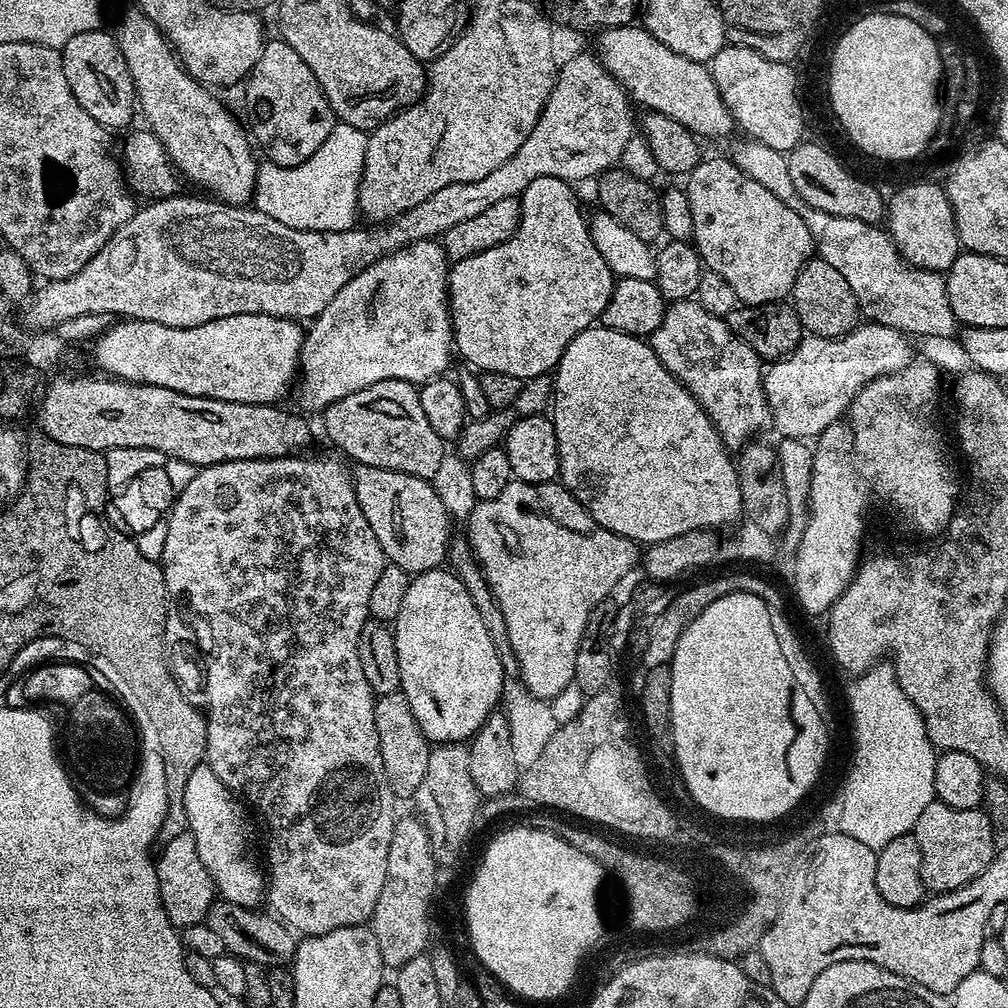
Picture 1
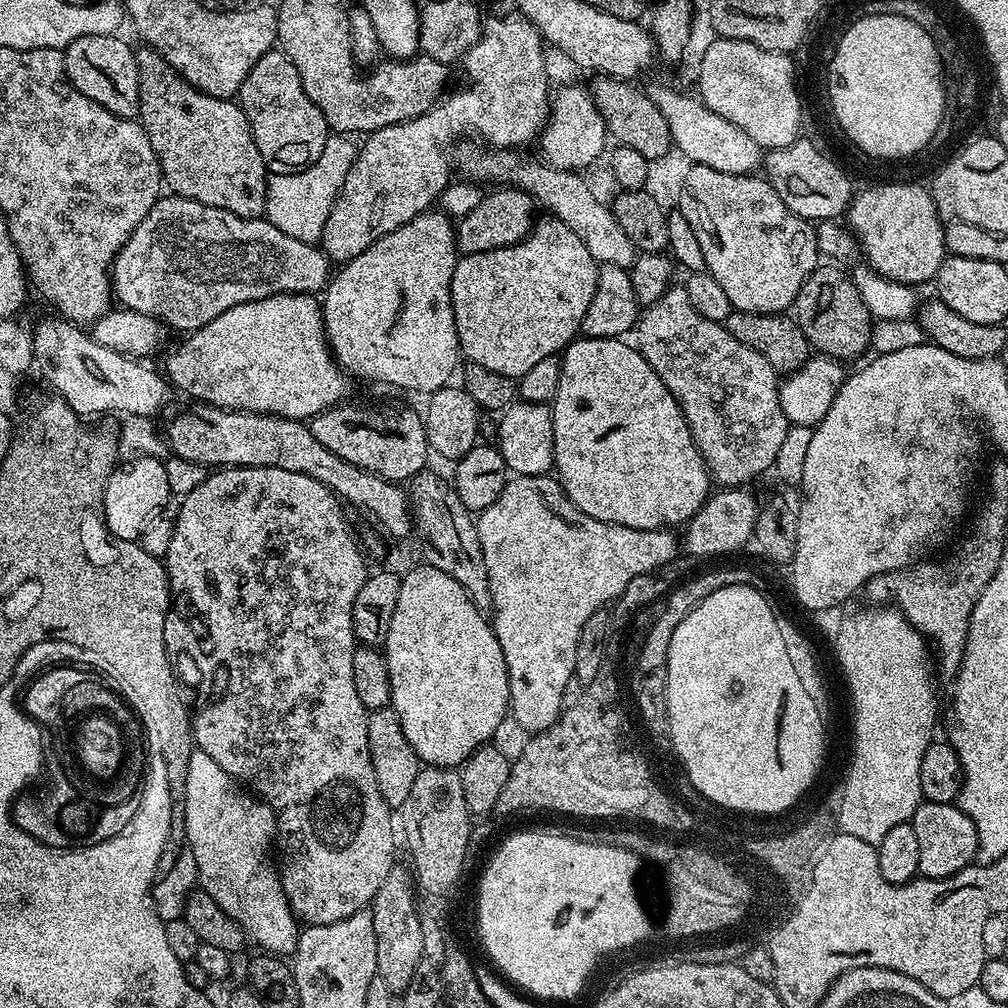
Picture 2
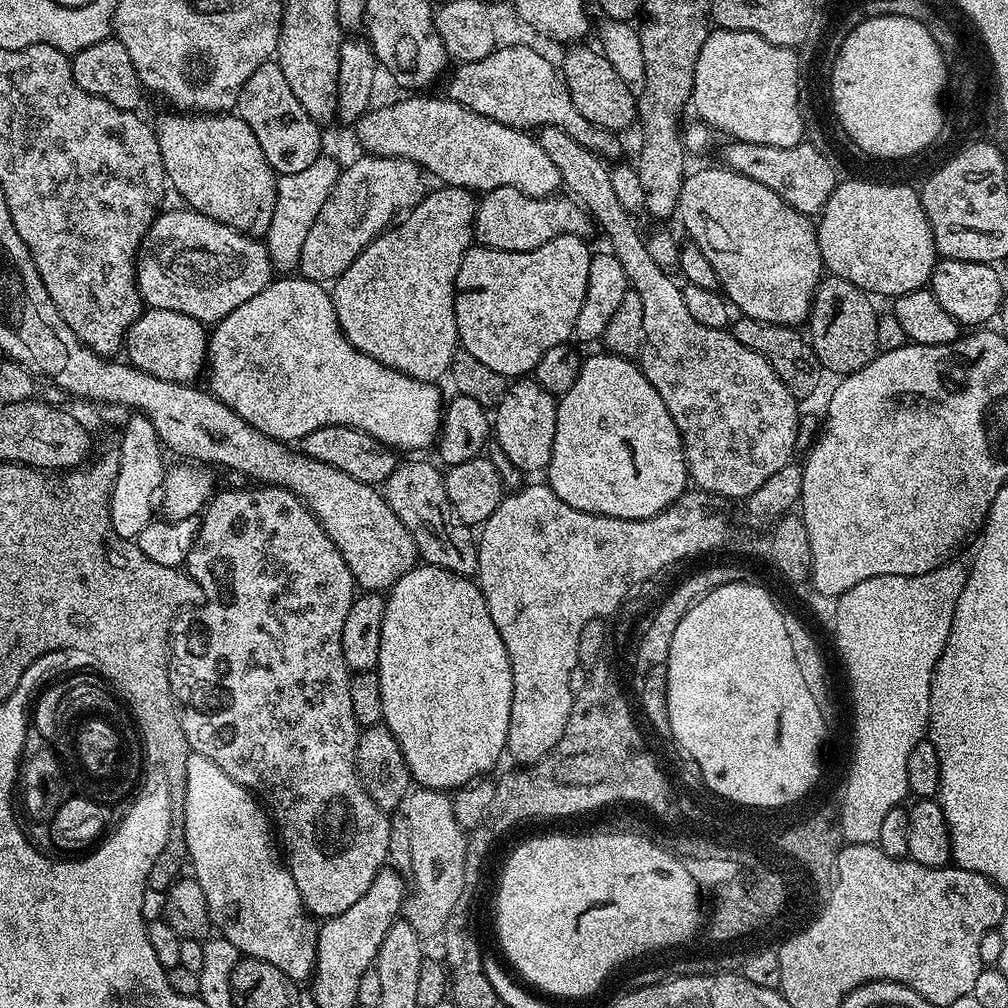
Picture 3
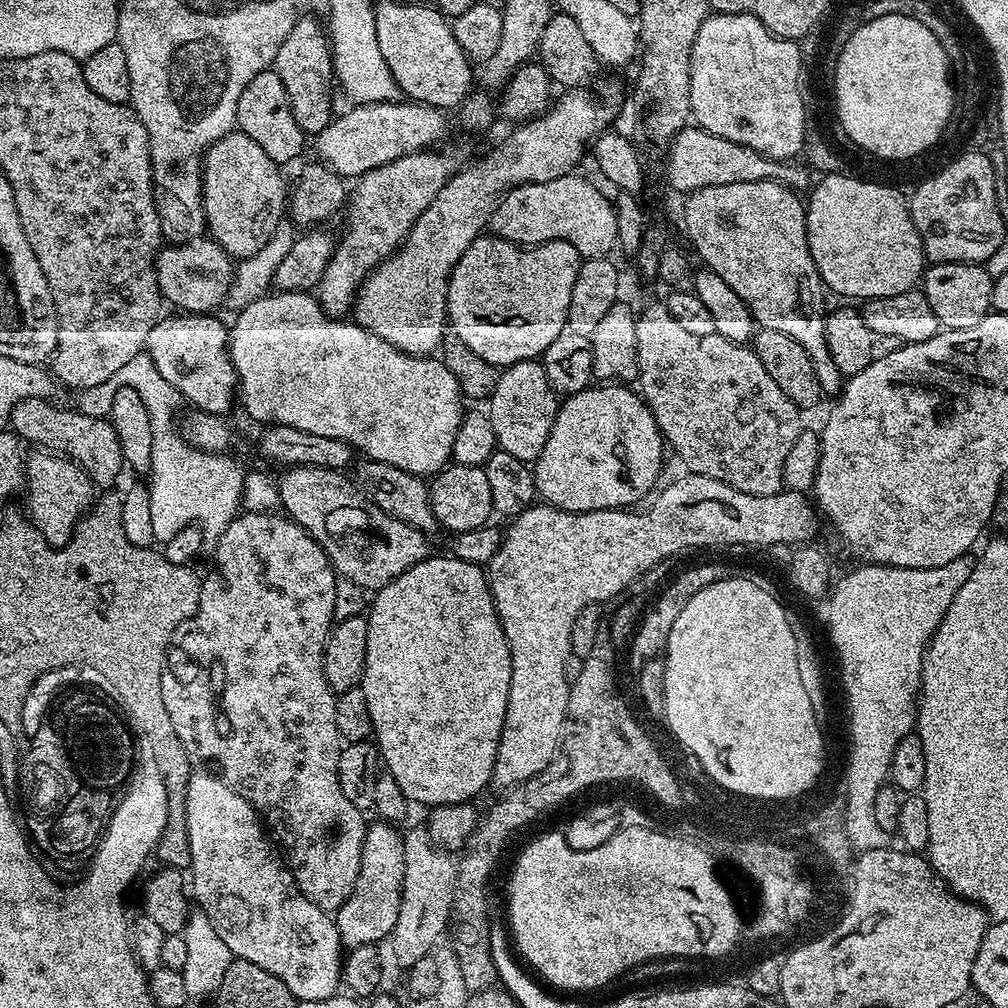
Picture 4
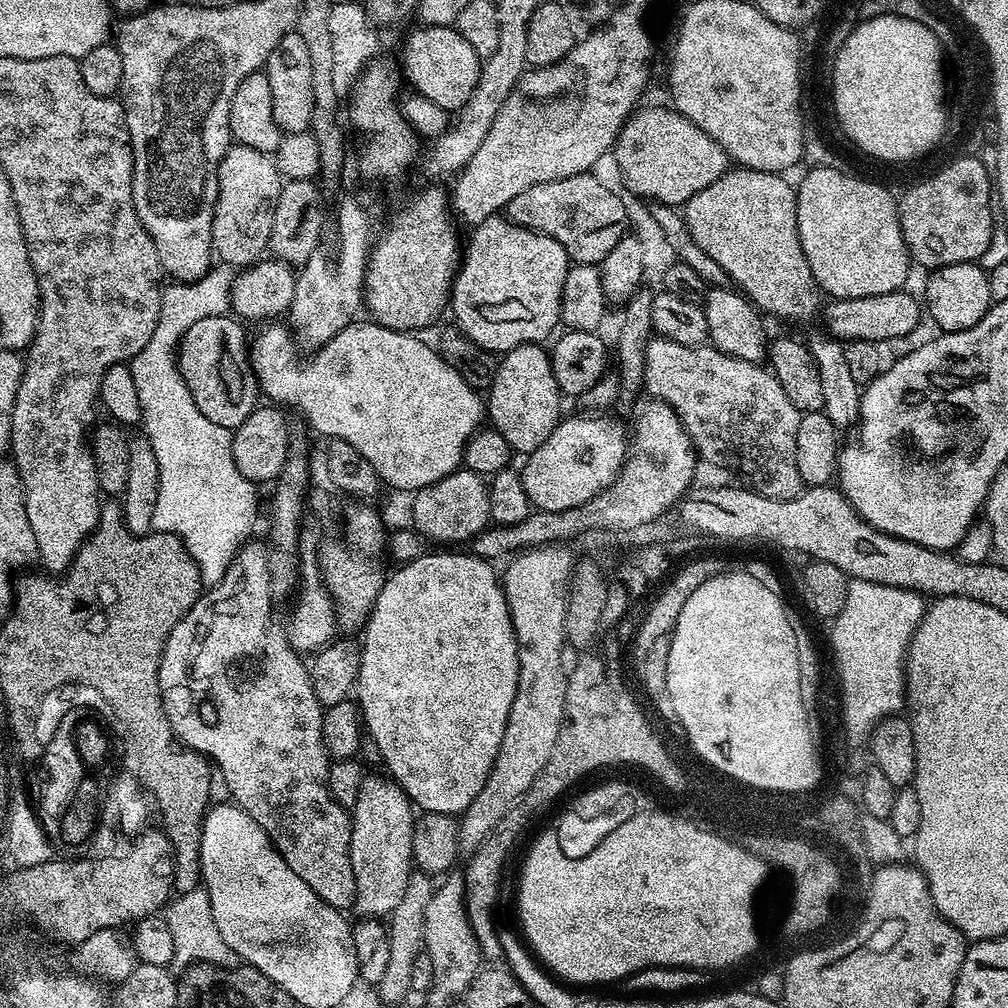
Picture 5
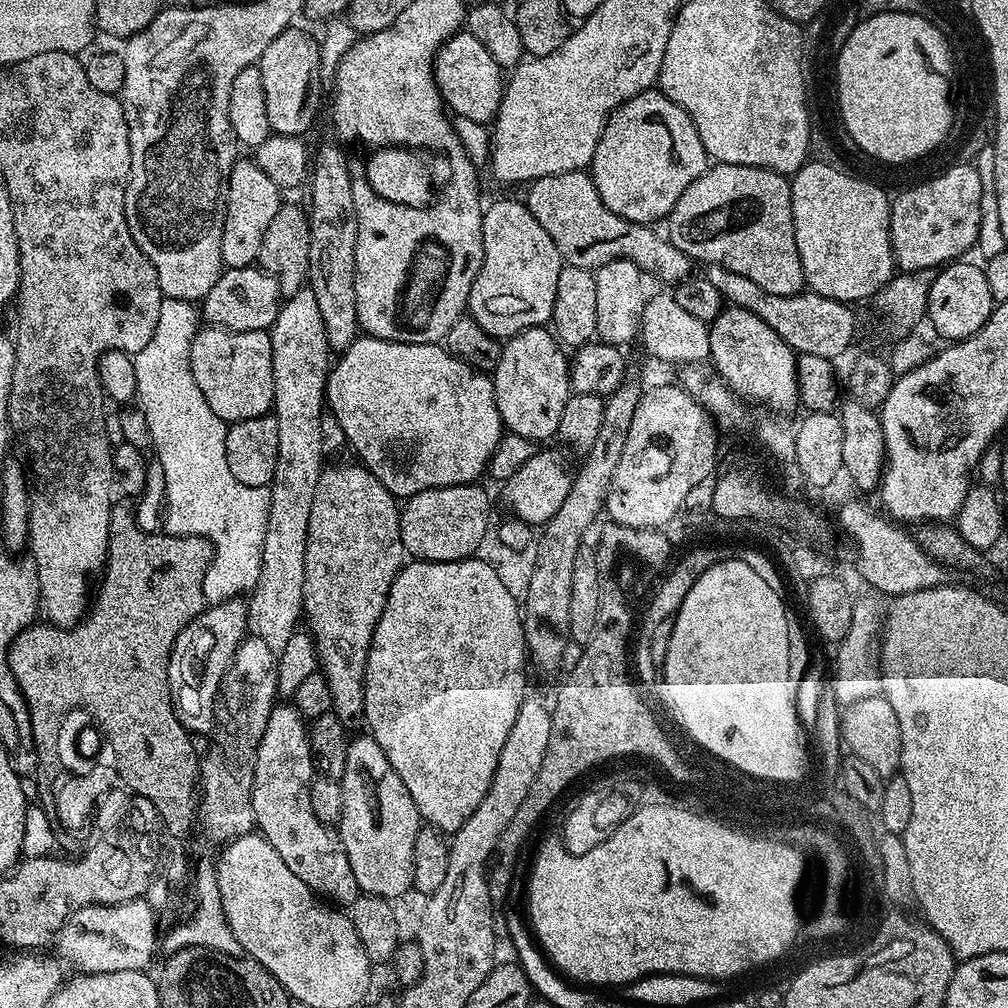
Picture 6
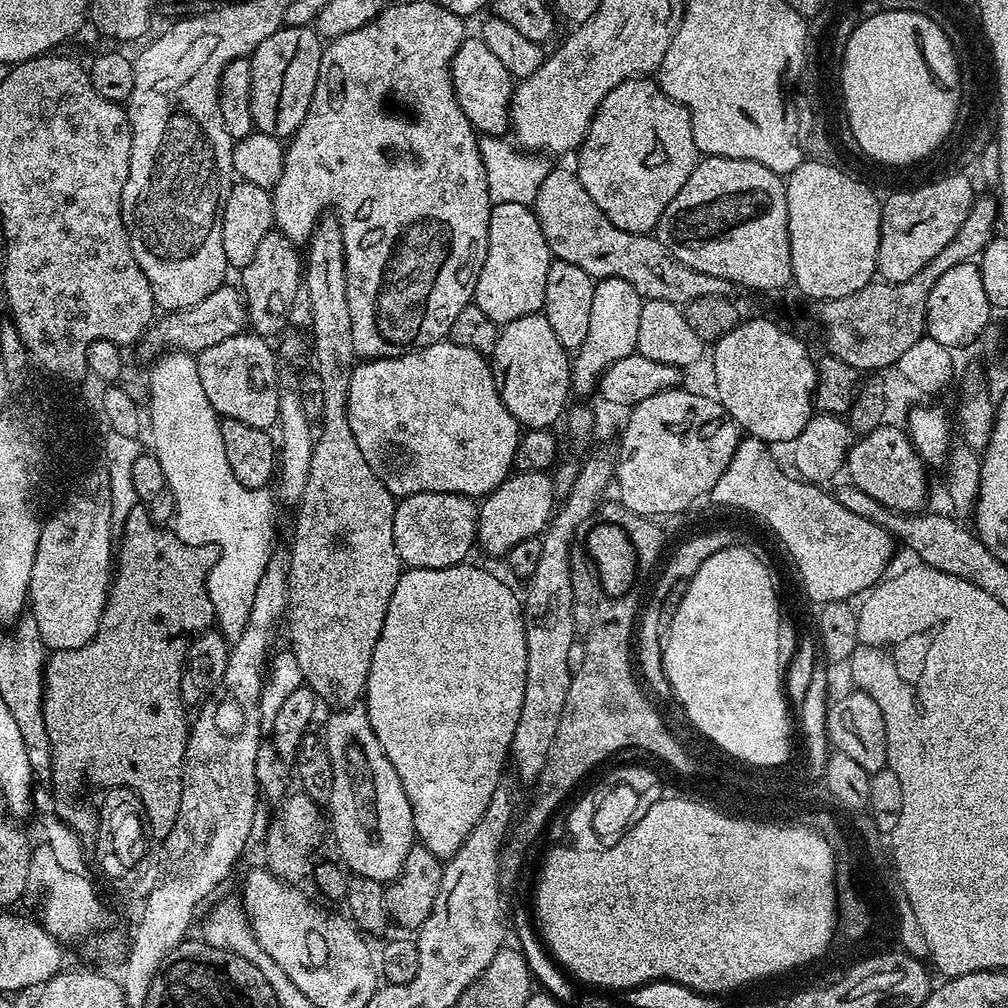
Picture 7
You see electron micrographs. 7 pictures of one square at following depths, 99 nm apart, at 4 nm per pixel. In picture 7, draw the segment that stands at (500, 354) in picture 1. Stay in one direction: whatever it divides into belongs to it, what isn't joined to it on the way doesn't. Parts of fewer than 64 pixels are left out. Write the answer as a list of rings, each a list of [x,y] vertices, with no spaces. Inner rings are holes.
[[[502,202],[493,204],[490,210],[490,230],[488,231],[488,249],[486,262],[478,274],[474,303],[481,308],[496,324],[505,325],[518,318],[537,315],[543,309],[546,298],[546,274],[550,274],[553,262],[552,251],[542,234],[535,211],[522,202]]]

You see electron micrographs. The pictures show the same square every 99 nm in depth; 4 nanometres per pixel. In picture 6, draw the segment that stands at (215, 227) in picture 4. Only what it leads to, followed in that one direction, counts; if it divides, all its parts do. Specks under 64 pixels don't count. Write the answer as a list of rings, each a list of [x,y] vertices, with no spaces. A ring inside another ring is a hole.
[[[237,159],[236,165],[230,170],[228,201],[224,211],[222,258],[225,268],[247,268],[257,263],[262,238],[281,208],[280,196],[282,189],[270,182],[270,177],[256,165],[255,159]]]

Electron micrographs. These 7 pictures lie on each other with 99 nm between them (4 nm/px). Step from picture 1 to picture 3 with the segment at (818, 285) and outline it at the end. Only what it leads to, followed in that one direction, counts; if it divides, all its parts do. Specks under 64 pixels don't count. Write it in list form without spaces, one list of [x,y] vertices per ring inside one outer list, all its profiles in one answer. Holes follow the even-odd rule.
[[[828,274],[821,279],[812,299],[806,328],[809,344],[823,371],[843,378],[864,369],[878,354],[876,330],[880,316],[872,300],[869,293],[854,286],[854,282],[846,282],[846,278]]]

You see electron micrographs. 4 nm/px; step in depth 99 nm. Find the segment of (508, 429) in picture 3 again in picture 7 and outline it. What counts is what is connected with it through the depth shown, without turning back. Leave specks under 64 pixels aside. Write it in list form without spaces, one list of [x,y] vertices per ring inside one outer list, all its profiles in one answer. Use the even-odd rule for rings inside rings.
[[[543,314],[518,318],[503,325],[490,354],[490,363],[498,394],[521,429],[551,429],[552,423],[565,415],[570,404],[568,396],[572,392],[572,365],[569,353],[562,342],[558,342]]]

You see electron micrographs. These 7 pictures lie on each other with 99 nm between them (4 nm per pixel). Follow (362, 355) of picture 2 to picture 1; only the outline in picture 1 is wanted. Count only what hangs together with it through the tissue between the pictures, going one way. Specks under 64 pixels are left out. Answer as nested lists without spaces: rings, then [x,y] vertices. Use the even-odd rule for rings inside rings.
[[[419,240],[413,244],[399,248],[396,252],[391,252],[389,256],[383,256],[380,260],[375,260],[370,266],[366,266],[338,294],[334,294],[334,299],[330,301],[330,306],[322,310],[316,319],[307,325],[304,334],[304,346],[300,351],[300,367],[298,376],[298,392],[300,388],[299,407],[305,413],[323,413],[324,409],[329,408],[338,398],[346,398],[346,394],[354,394],[354,390],[366,390],[366,386],[374,386],[374,382],[386,382],[387,380],[401,380],[410,382],[417,386],[425,384],[427,380],[435,380],[443,377],[448,368],[448,363],[454,357],[454,337],[452,334],[452,313],[448,311],[448,274],[450,271],[450,261],[444,252],[443,243],[436,240]]]

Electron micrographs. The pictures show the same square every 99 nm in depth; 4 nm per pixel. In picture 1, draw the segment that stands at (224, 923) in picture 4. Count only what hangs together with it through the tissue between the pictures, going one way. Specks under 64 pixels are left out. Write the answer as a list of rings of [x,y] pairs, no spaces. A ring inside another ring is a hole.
[[[207,762],[198,765],[190,773],[190,778],[186,782],[184,805],[188,819],[188,832],[197,844],[198,856],[202,860],[202,864],[206,866],[206,870],[209,871],[210,878],[215,884],[215,891],[223,899],[234,902],[238,906],[256,908],[259,905],[259,900],[261,903],[266,896],[266,876],[261,865],[259,868],[252,861],[251,854],[248,853],[248,816],[244,813],[245,805],[241,803],[236,793],[220,781],[218,774],[214,774],[214,770],[210,770]]]

